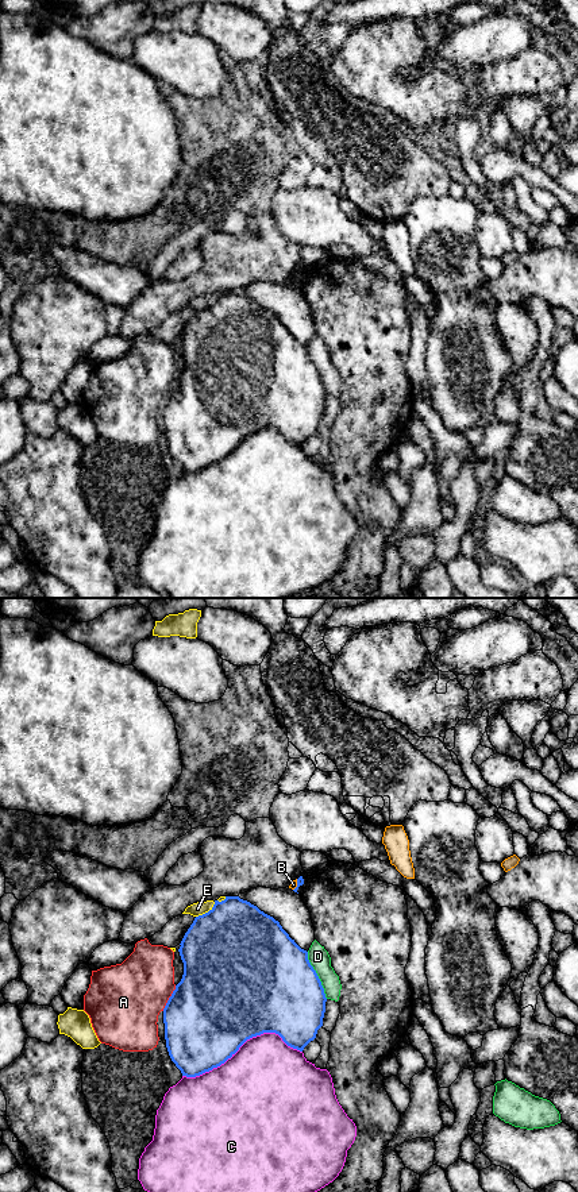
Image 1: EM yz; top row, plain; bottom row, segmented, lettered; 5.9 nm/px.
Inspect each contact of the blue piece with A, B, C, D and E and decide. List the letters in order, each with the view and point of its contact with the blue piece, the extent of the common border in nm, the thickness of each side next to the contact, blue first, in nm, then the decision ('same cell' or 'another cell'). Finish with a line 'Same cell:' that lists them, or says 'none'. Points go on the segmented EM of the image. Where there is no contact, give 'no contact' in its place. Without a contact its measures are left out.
A: yz (169, 998) | 170 nm | 500/420 nm | another cell
B: yz (297, 884) | 80 nm | 50/50 nm | another cell
C: yz (242, 1044) | 750 nm | 500/480 nm | another cell
D: yz (316, 975) | 300 nm | 500/120 nm | another cell
E: yz (205, 913) | 150 nm | 500/80 nm | another cell
Same cell: none

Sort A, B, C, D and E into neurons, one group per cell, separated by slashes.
A / B / C / D / E

